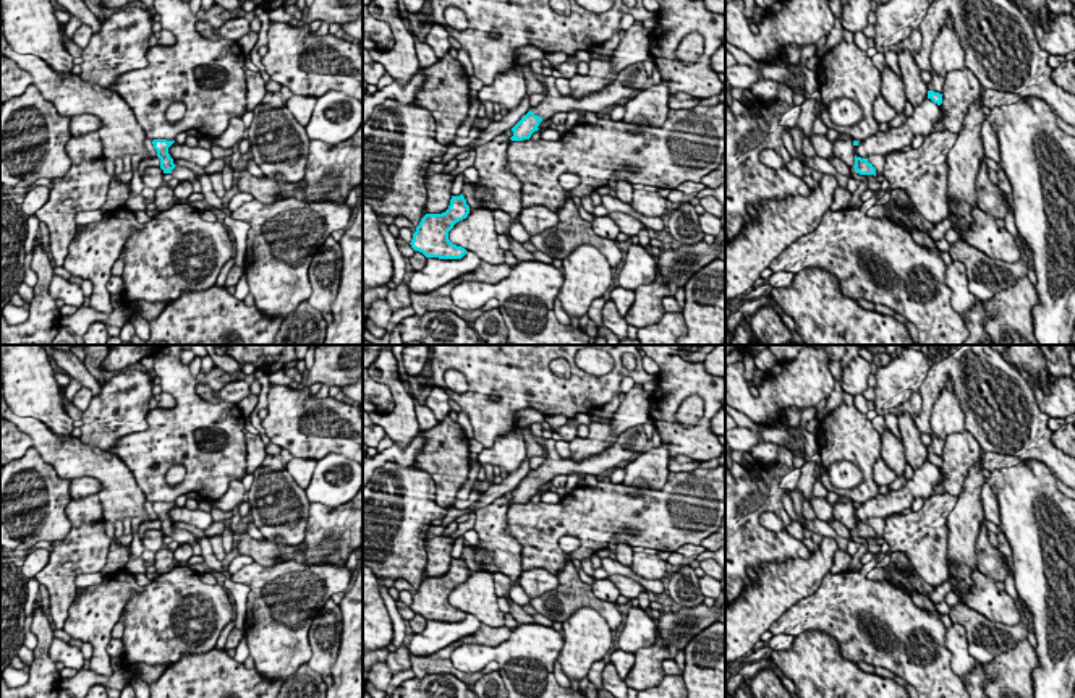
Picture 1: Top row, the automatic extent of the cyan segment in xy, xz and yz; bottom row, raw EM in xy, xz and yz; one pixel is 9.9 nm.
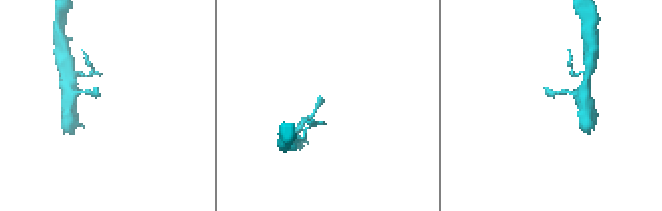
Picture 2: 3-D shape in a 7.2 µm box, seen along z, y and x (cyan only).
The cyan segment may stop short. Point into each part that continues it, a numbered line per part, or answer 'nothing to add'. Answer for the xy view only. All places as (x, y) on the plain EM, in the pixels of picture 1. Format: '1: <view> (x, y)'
1: xy (182, 536)

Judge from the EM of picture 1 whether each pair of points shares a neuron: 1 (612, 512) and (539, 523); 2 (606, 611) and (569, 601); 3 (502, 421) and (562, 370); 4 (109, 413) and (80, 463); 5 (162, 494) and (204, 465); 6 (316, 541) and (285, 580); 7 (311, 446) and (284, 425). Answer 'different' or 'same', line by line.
1: same
2: same
3: different
4: different
5: same
6: different
7: same

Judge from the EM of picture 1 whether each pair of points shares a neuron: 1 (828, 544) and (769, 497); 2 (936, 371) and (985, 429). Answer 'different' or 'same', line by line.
1: different
2: same

